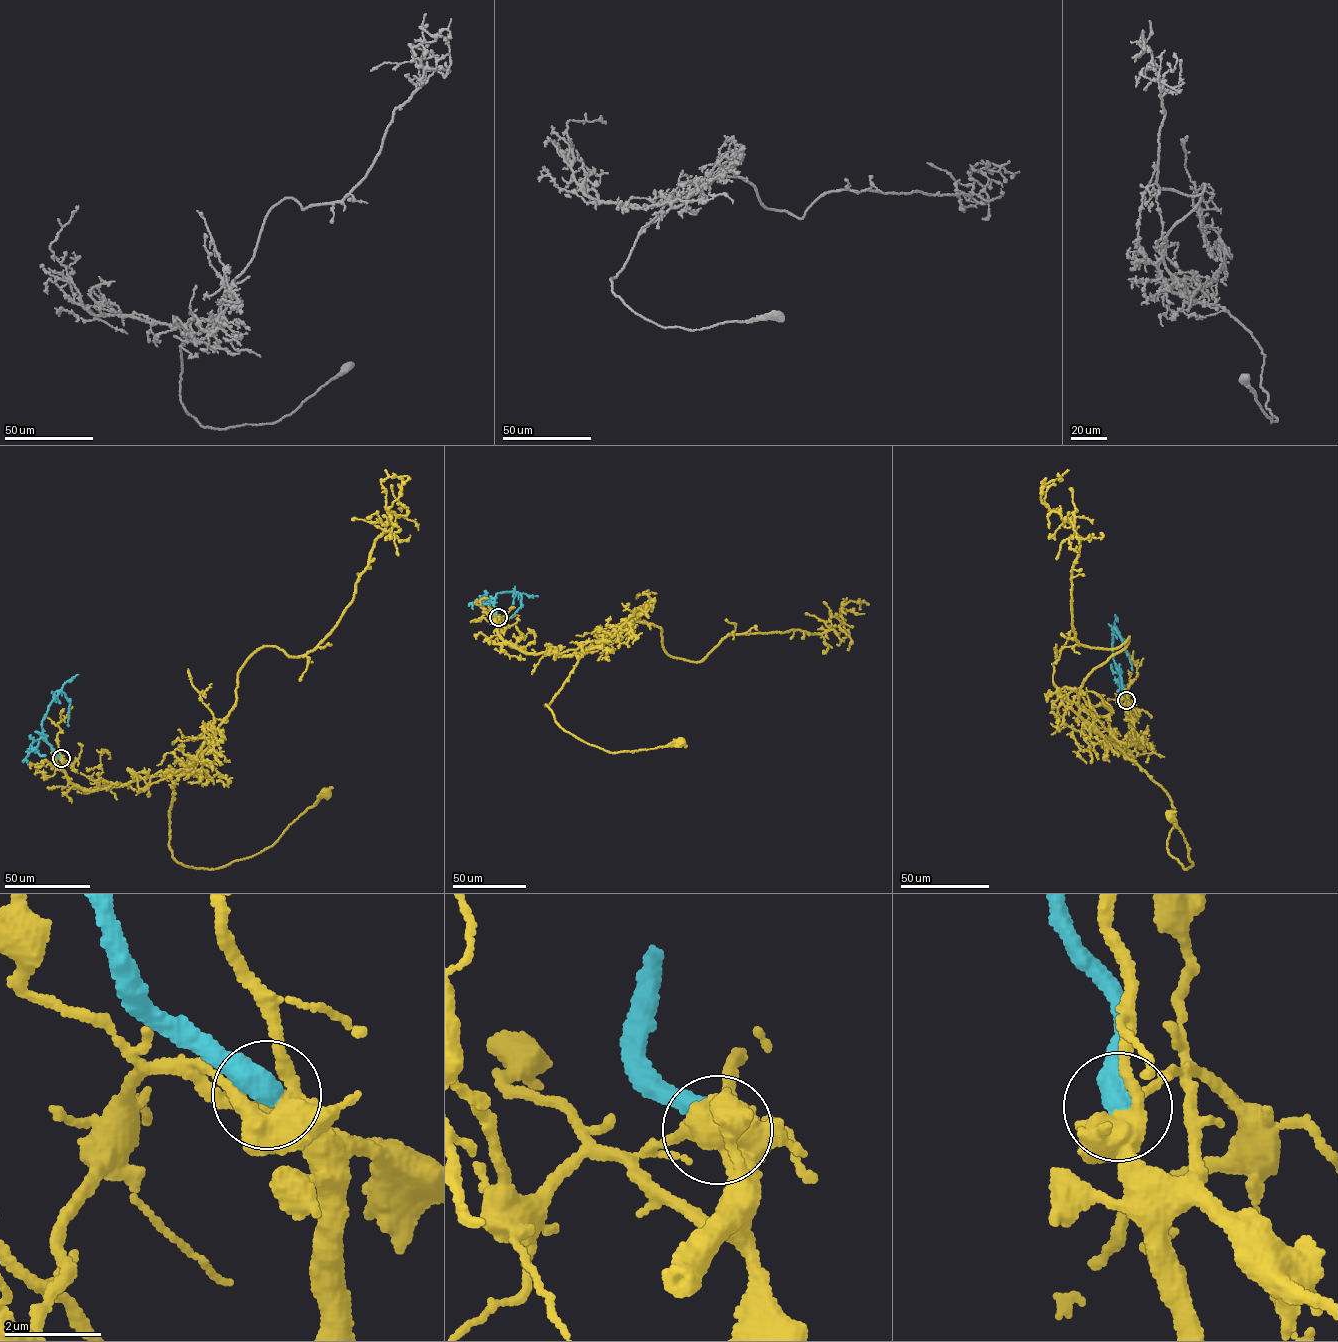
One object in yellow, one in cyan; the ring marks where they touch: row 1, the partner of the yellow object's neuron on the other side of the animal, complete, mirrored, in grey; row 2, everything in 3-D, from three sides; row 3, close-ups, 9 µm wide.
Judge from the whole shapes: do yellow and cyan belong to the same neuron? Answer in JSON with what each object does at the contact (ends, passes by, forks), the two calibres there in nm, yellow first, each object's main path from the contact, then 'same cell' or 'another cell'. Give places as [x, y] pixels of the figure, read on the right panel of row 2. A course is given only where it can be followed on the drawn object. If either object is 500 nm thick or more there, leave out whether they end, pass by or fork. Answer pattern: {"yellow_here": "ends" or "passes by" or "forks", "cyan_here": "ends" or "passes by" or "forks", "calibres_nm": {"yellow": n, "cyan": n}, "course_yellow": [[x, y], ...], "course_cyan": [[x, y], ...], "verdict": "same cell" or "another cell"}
{"calibres_nm": {"yellow": 380, "cyan": 500}, "course_yellow": [[1126, 701], [1143, 747], [1120, 750], [1166, 791], [1174, 809], [1166, 847], [1186, 869], [1193, 864], [1170, 815]], "course_cyan": [[1126, 701], [1113, 659], [1114, 627], [1132, 670]], "verdict": "same cell"}

